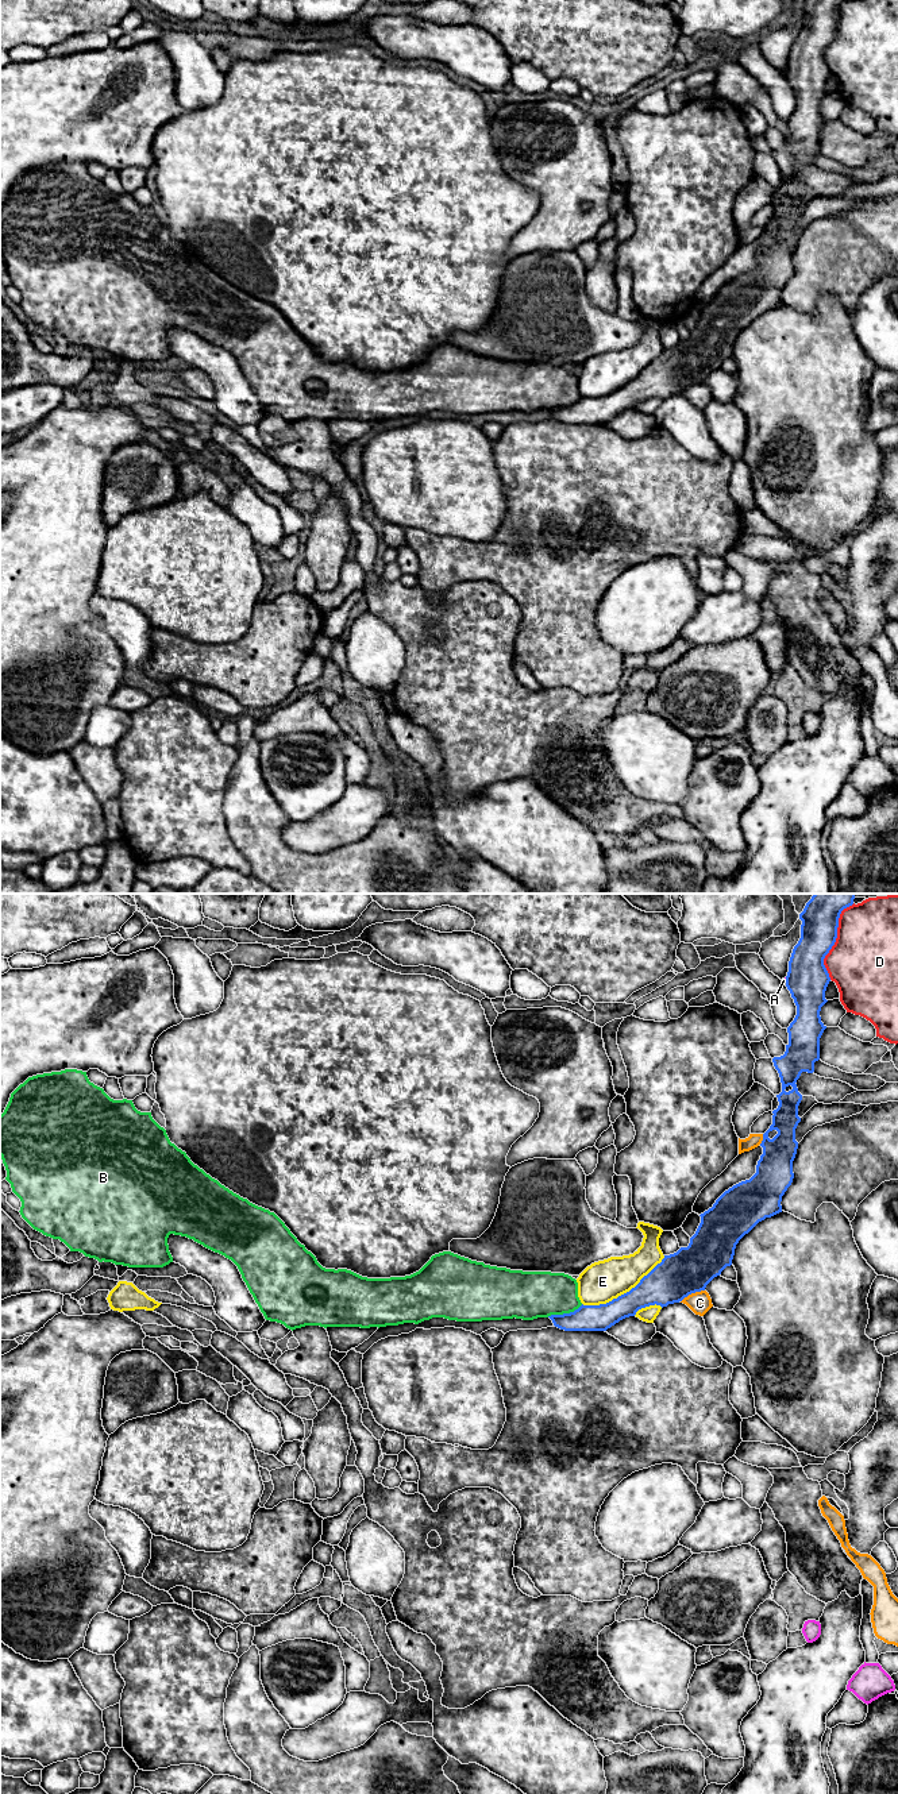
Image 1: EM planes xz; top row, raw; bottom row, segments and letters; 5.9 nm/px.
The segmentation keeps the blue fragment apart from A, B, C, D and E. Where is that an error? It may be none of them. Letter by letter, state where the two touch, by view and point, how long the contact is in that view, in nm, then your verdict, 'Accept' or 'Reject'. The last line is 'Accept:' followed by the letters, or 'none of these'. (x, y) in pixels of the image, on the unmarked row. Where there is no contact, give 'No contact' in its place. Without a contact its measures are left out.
A: Touches blue at xz (786, 73). Shared border 30 nm. Reject
B: Touches blue at xz (565, 406). Shared border 220 nm. Accept
C: Touches blue at xz (692, 385). Shared border 160 nm. Reject
D: Touches blue at xz (835, 34). Shared border 440 nm. Reject
E: Touches blue at xz (624, 386). Shared border 550 nm. Reject
Accept: B

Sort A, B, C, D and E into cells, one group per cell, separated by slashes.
A / B / C / D / E

